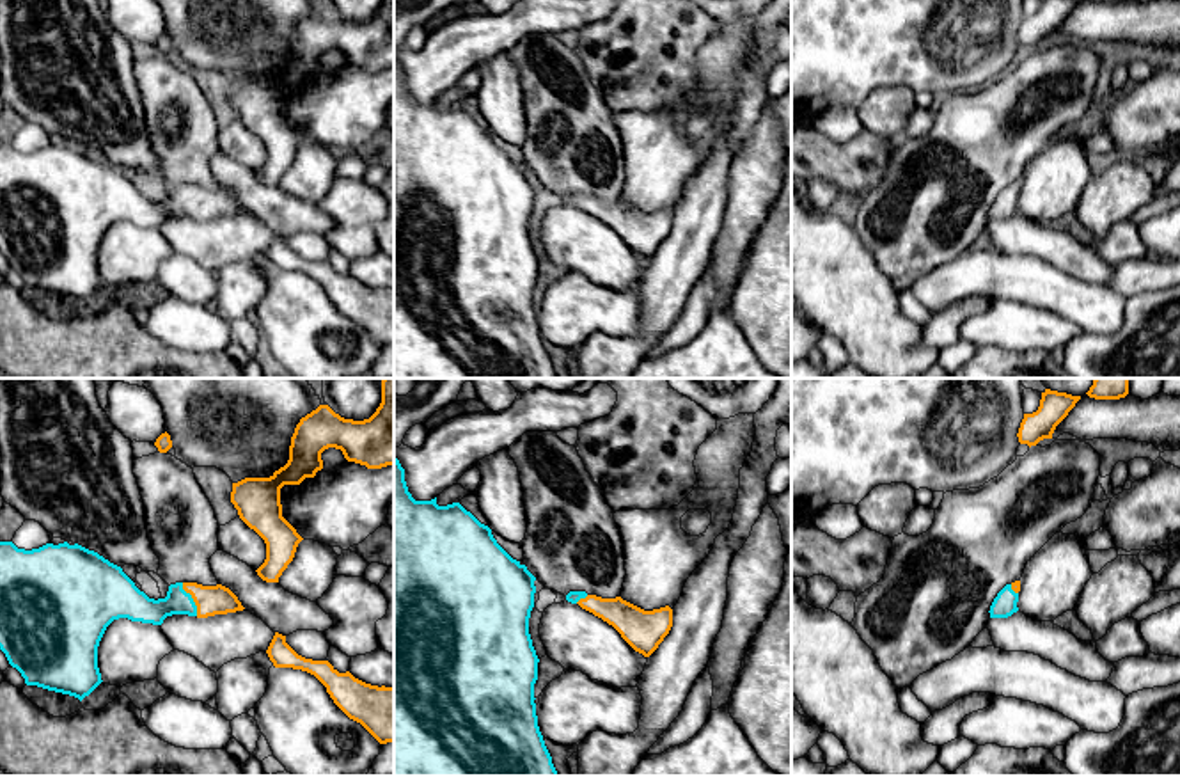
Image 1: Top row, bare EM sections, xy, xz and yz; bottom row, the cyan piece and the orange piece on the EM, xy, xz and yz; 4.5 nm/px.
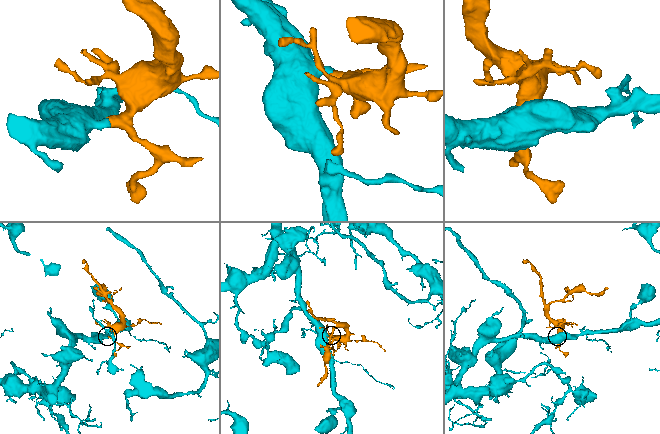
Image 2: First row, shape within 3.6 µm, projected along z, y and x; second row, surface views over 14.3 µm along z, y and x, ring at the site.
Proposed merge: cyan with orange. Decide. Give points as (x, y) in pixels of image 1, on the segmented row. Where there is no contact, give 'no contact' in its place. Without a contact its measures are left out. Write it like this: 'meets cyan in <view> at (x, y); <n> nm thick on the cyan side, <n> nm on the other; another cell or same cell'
meets cyan in xy at (192, 599); 130 nm thick on the cyan side, 140 nm on the other; same cell

